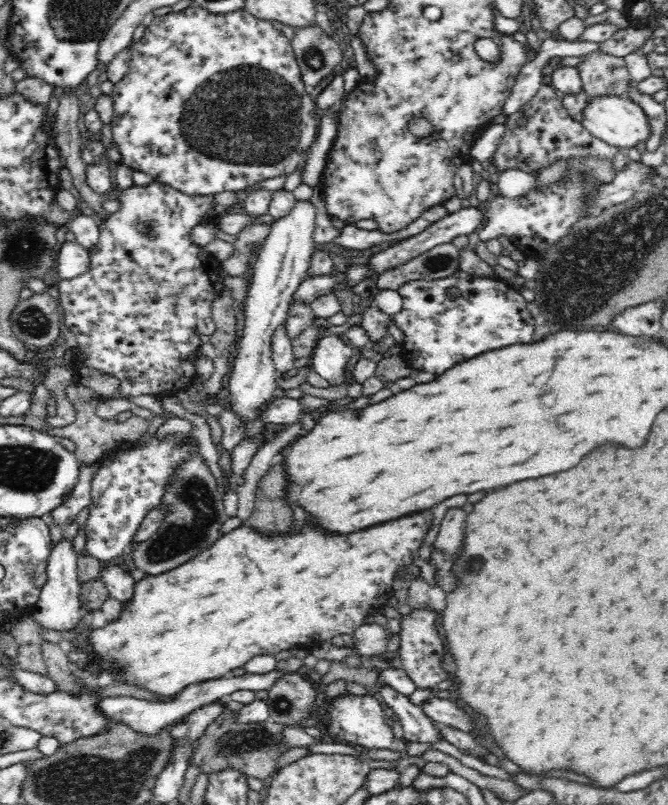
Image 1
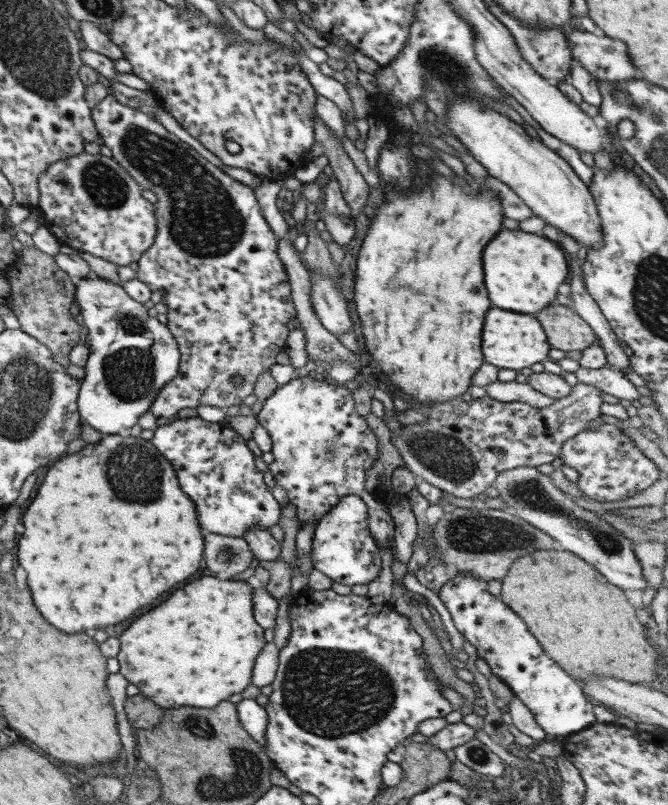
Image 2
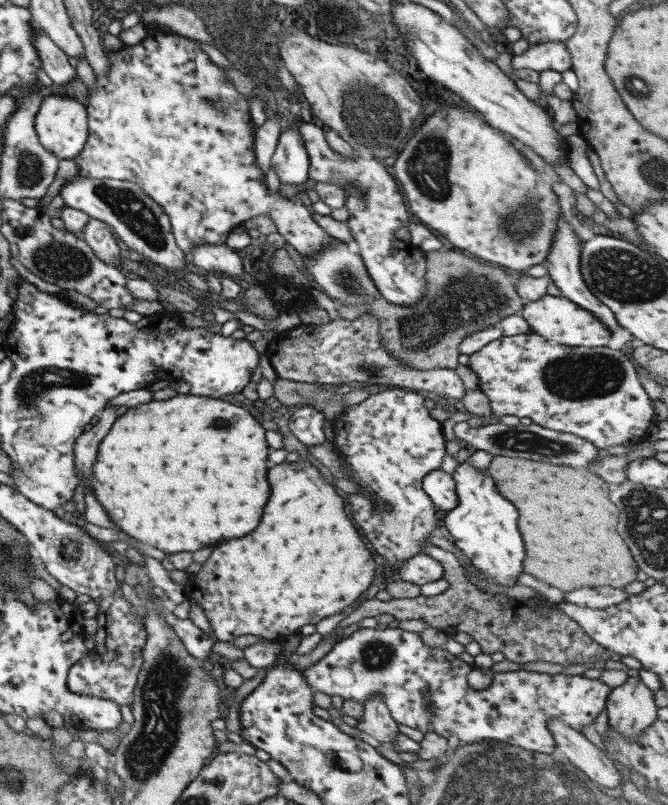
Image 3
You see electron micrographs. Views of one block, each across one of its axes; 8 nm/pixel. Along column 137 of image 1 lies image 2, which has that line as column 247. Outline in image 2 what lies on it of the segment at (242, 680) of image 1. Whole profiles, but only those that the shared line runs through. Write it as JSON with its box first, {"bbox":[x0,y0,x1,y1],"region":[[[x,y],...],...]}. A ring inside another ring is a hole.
{"bbox":[236,699,267,750],"region":[[[241,699],[236,706],[237,718],[245,732],[251,735],[261,750],[265,750],[265,725],[267,716],[264,707],[257,704],[255,699]]]}

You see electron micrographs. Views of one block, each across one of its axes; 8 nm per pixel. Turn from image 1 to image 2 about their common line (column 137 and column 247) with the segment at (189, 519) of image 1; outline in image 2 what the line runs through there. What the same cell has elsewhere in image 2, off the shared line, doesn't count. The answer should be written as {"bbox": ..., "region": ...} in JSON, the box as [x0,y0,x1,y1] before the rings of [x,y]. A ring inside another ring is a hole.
{"bbox":[203,533,251,578],"region":[[[205,533],[203,560],[211,572],[219,572],[217,576],[230,578],[243,572],[251,558],[248,544],[243,539]]]}

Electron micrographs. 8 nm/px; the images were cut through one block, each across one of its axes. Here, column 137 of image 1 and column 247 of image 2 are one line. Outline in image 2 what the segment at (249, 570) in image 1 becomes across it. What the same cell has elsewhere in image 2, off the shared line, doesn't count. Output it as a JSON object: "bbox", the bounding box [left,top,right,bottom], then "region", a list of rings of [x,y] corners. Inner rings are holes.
{"bbox":[115,576,263,708],"region":[[[203,576],[173,592],[153,610],[139,616],[119,636],[121,648],[115,660],[118,674],[129,684],[135,684],[139,694],[159,704],[161,708],[213,708],[231,694],[241,692],[249,684],[251,666],[263,648],[263,632],[251,616],[250,590],[254,582],[220,577]]]}

